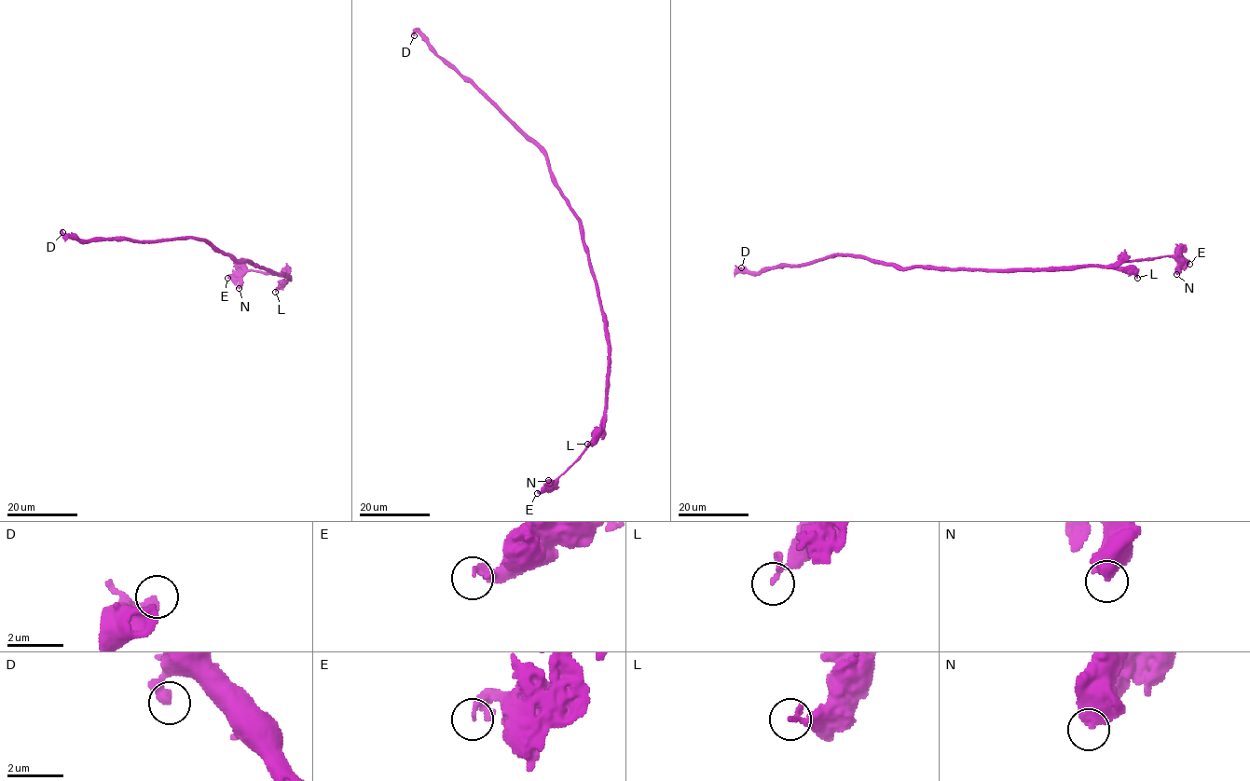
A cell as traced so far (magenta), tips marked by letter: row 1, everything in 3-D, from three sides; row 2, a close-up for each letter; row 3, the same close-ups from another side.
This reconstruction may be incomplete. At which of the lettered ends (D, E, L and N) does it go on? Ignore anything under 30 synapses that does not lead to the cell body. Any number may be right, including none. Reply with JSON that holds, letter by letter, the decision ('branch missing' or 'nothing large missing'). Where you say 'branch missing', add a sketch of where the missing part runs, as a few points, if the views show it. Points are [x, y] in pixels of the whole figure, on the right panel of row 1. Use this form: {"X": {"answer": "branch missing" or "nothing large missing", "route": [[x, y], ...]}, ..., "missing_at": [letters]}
{"D": {"answer": "nothing large missing"}, "E": {"answer": "nothing large missing"}, "L": {"answer": "nothing large missing"}, "N": {"answer": "nothing large missing"}, "missing_at": []}

